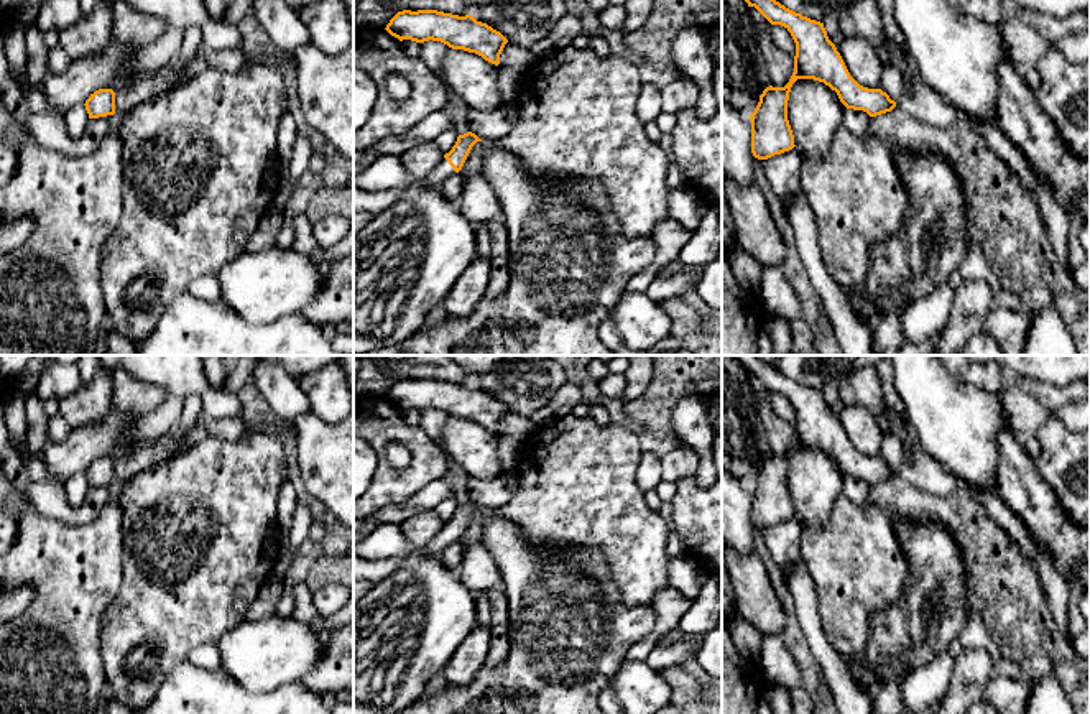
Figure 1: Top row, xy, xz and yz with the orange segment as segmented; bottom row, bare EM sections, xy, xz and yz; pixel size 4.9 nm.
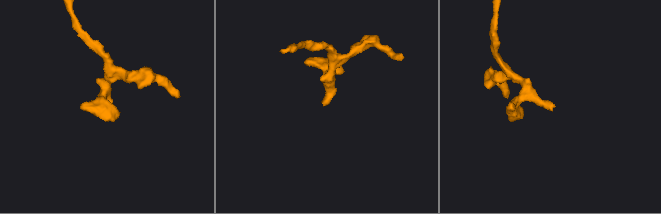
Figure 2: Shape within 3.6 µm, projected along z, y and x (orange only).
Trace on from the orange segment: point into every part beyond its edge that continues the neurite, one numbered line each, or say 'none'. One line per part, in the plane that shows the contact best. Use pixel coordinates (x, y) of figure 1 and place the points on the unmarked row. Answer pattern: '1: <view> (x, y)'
1: xz (444, 538)

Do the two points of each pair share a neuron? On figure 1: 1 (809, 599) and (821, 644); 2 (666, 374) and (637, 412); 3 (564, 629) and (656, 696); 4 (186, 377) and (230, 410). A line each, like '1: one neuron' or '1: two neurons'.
1: one neuron
2: one neuron
3: two neurons
4: one neuron

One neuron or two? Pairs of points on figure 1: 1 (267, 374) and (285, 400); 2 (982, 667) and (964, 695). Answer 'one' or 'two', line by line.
1: one
2: one

